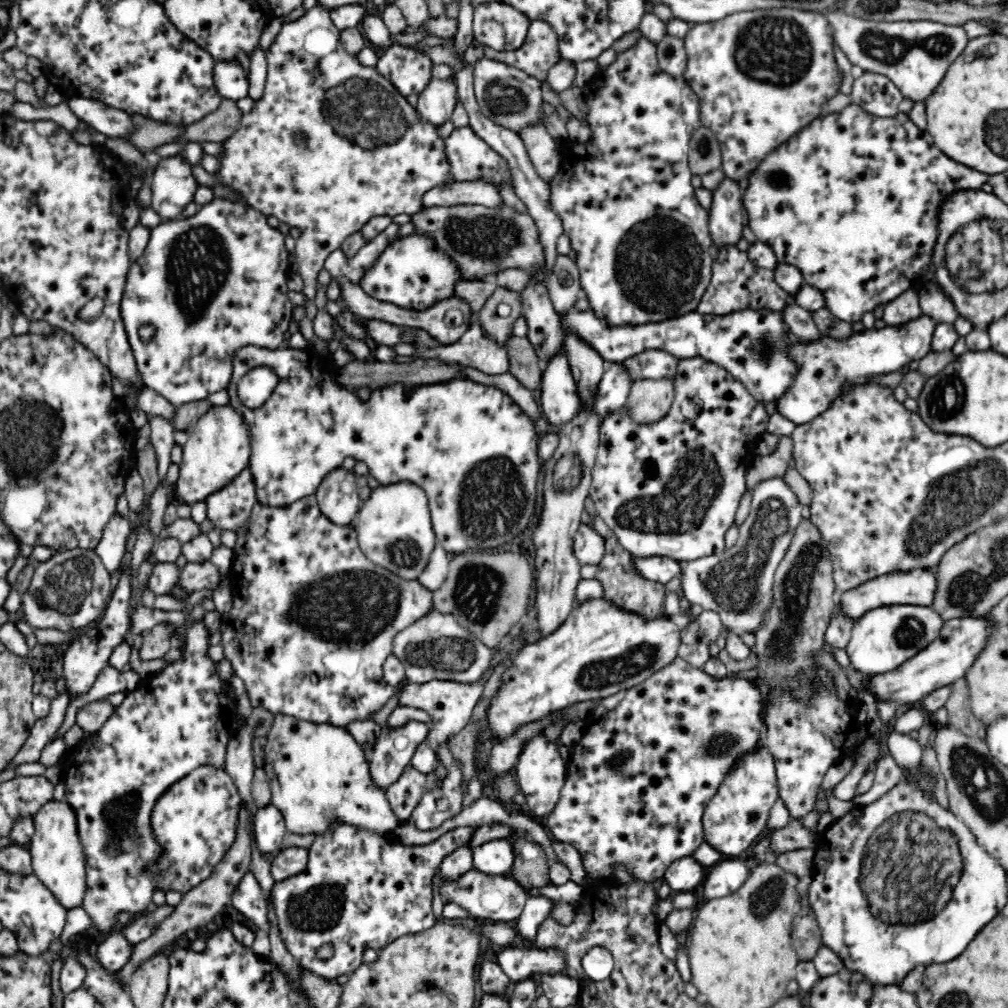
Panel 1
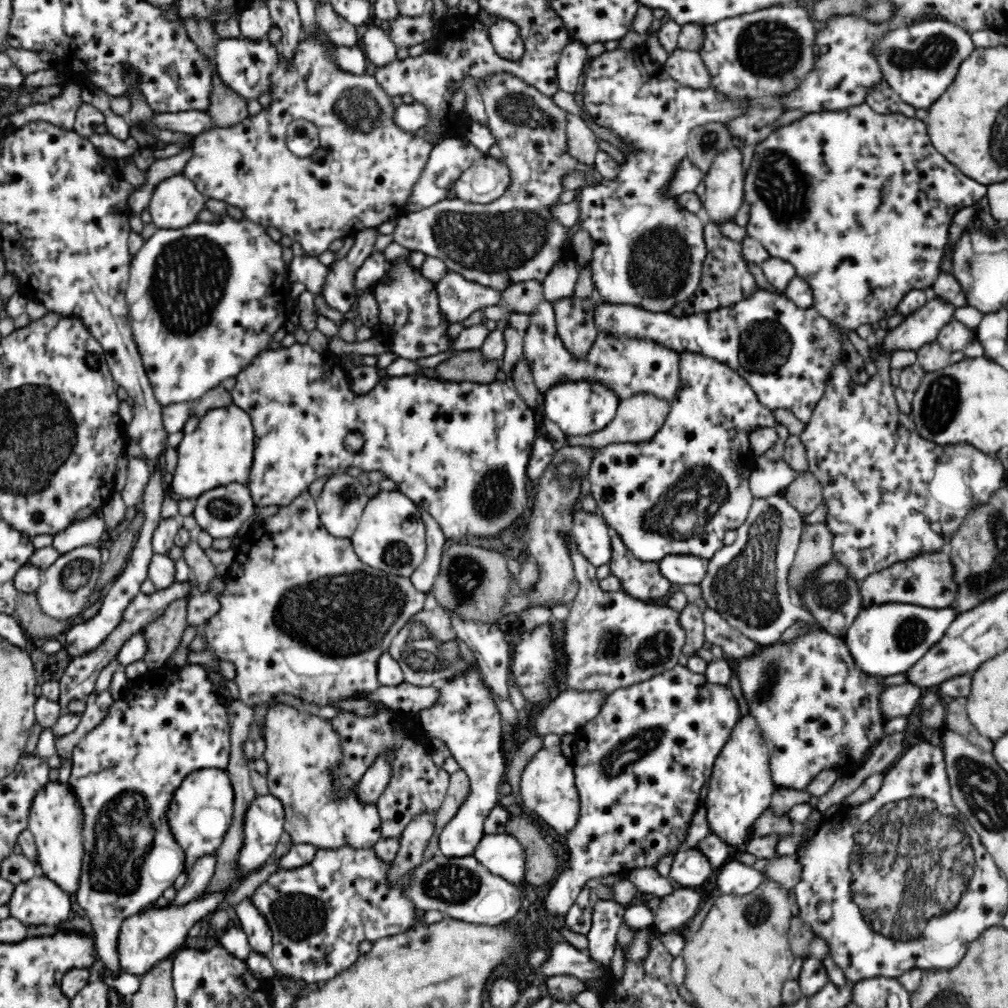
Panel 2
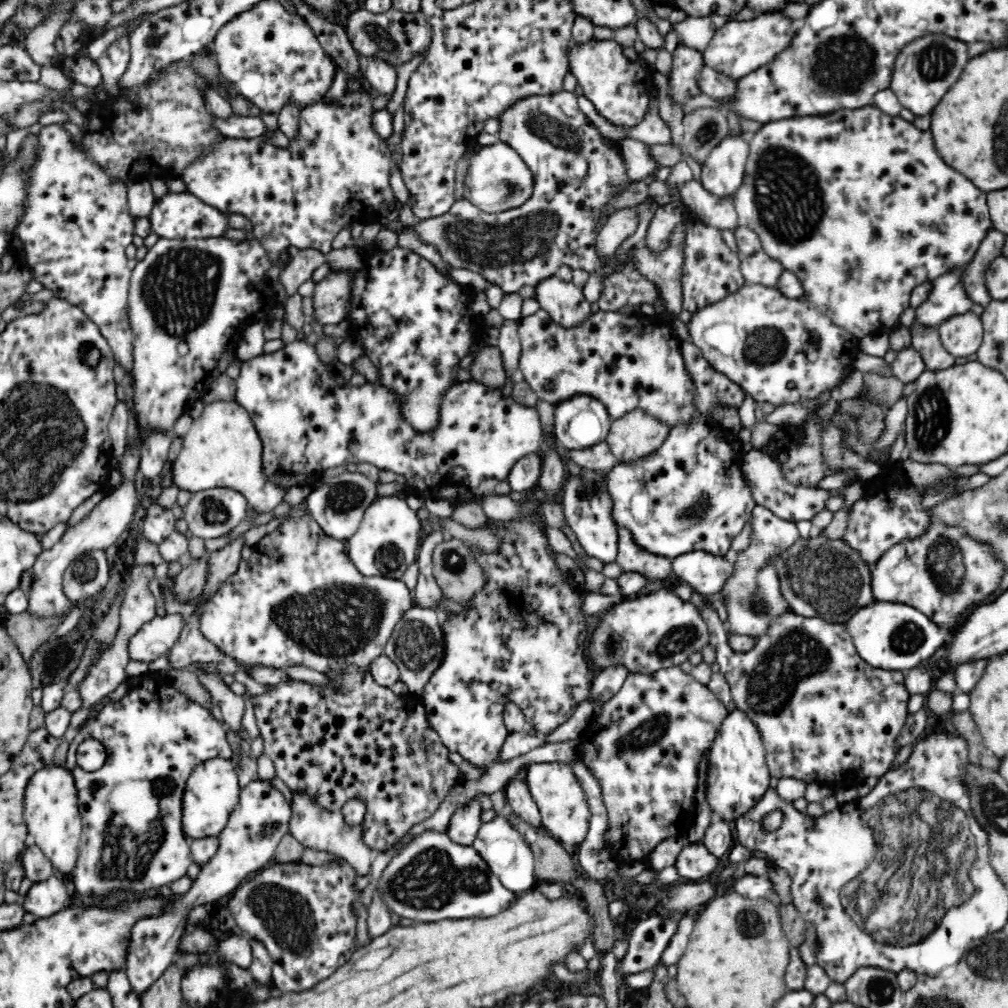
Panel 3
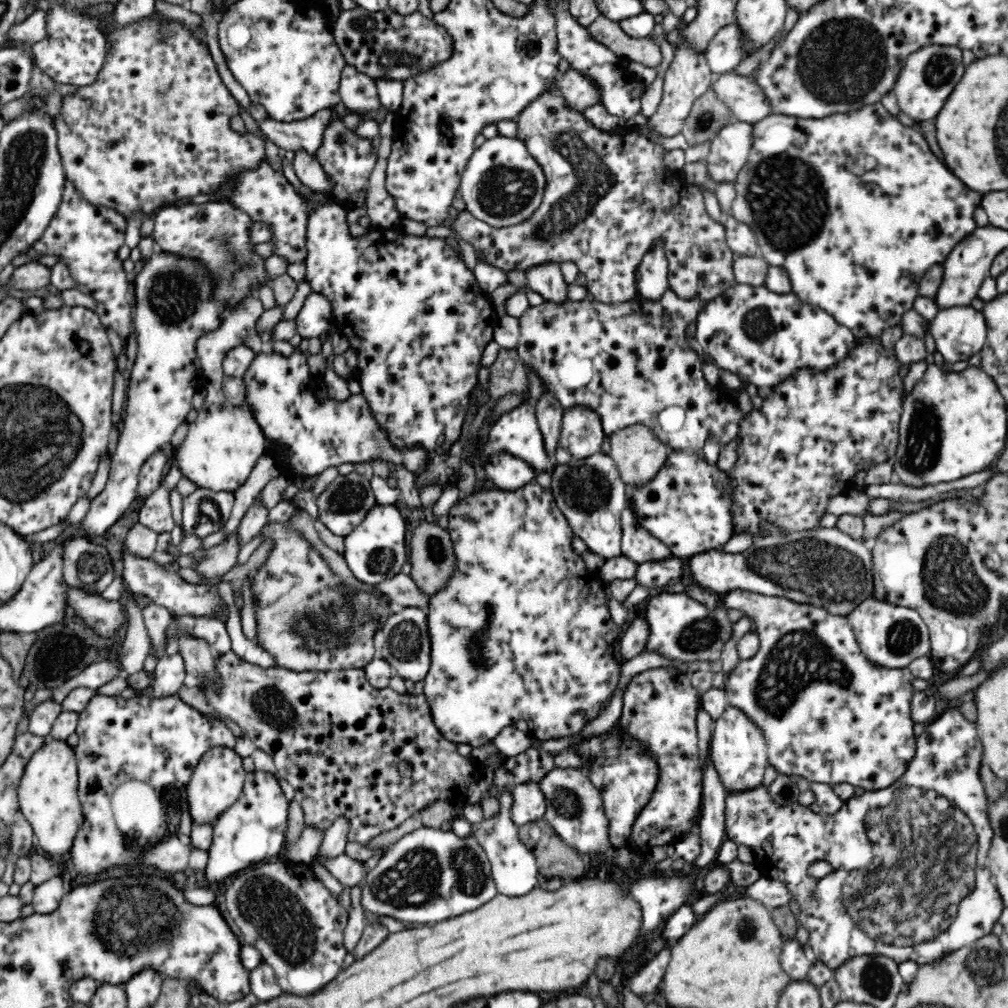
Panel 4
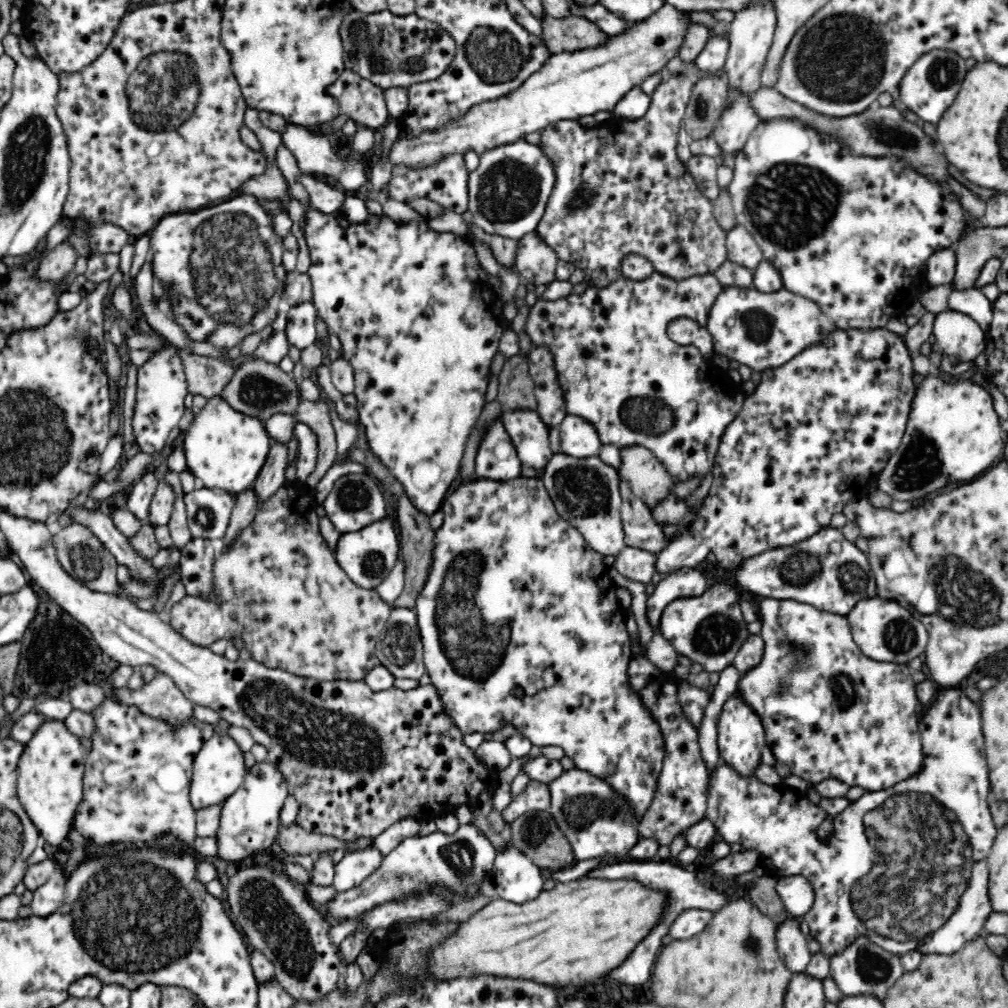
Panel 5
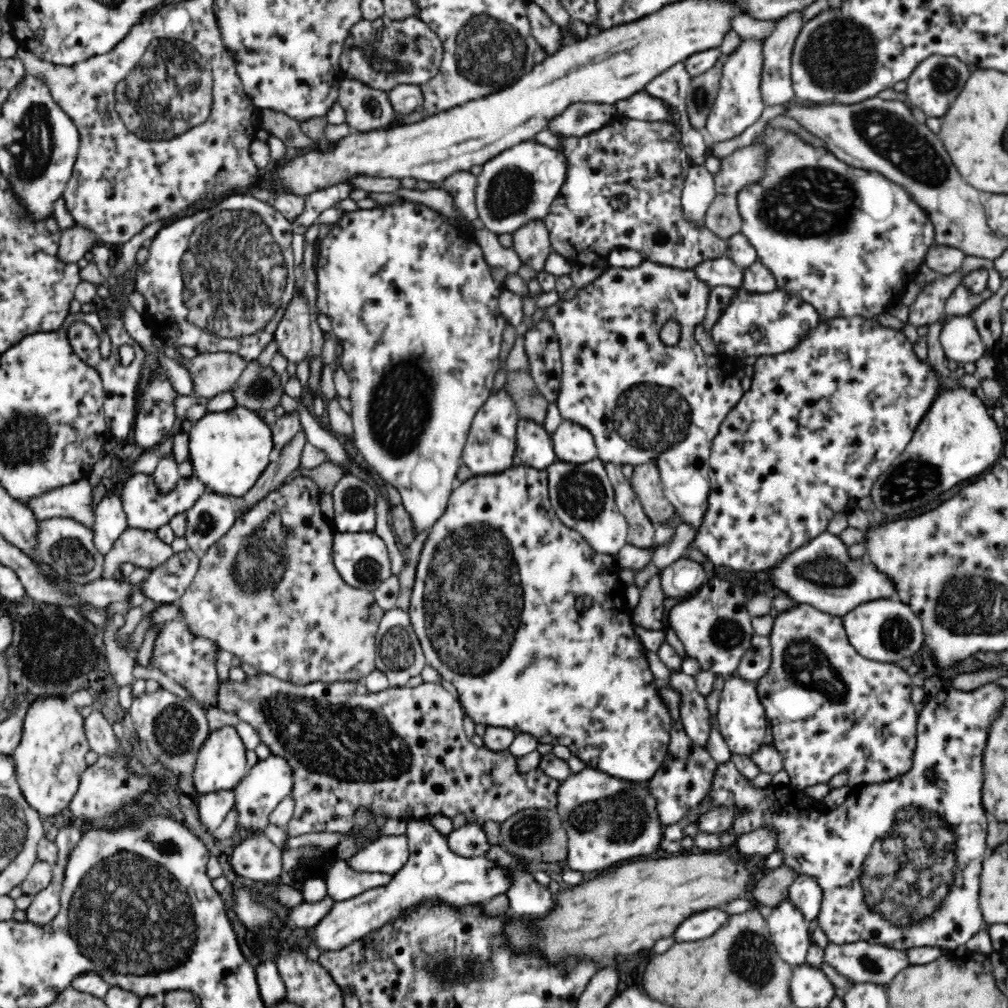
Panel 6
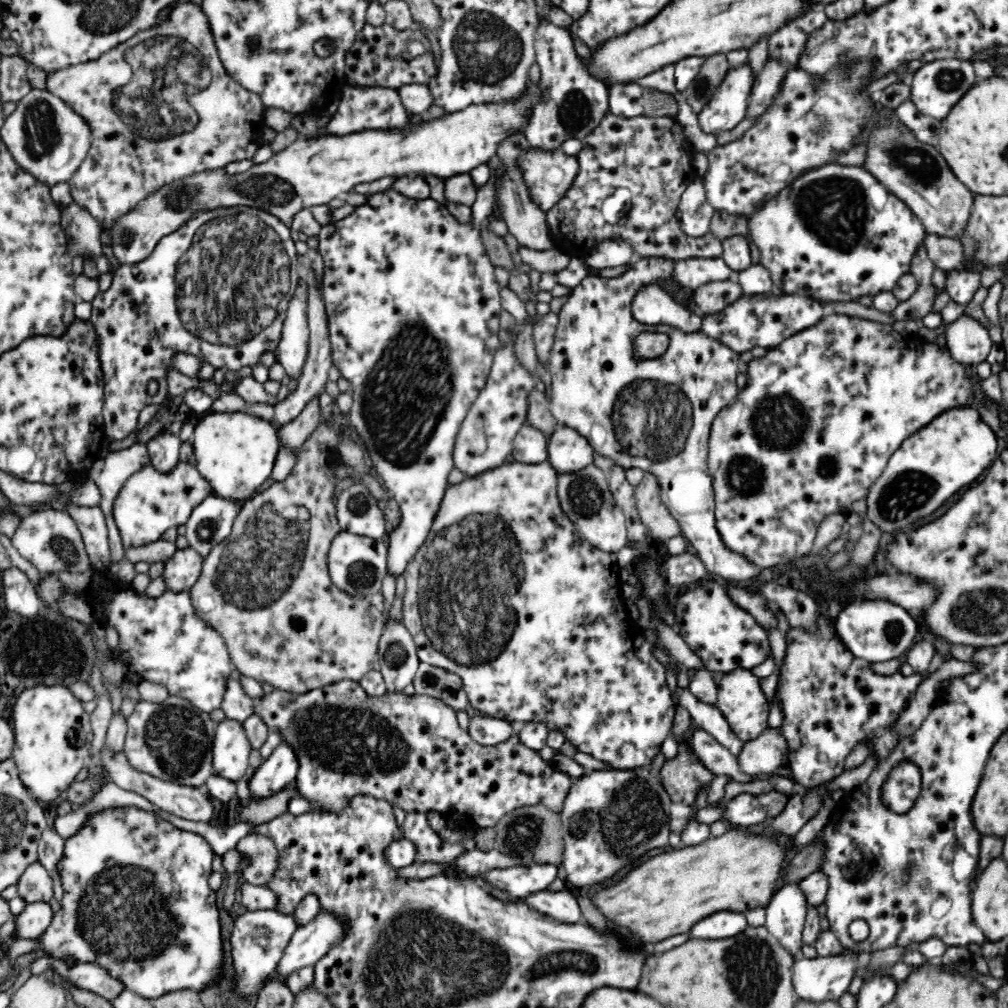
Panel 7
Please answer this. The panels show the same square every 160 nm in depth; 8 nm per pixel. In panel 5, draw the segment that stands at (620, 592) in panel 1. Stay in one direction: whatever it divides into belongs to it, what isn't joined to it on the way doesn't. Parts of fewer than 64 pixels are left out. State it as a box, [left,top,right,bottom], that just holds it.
[618,472,667,552]

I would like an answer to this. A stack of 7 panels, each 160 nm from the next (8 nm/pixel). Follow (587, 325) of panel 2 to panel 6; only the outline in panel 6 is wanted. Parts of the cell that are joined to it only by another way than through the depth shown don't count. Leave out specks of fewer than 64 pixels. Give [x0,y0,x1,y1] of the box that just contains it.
[512,218,553,273]

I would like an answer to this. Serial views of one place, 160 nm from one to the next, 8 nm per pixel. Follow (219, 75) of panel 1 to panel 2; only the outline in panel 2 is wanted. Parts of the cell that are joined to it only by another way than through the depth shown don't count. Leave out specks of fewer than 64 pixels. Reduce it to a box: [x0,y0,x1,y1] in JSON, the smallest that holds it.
[215,33,282,100]

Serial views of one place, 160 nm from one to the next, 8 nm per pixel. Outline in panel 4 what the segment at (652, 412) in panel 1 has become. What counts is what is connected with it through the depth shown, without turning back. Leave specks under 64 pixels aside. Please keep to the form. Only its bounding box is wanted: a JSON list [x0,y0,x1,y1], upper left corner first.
[607,425,671,489]

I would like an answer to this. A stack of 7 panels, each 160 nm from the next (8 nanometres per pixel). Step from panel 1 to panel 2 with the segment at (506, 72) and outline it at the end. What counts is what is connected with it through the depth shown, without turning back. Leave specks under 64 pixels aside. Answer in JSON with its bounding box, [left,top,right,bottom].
[392,73,597,292]

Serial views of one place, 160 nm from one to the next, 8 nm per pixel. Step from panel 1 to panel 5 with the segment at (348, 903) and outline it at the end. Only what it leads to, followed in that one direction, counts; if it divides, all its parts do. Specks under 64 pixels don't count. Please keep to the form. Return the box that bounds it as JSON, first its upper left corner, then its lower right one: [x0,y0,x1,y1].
[226,865,343,1003]

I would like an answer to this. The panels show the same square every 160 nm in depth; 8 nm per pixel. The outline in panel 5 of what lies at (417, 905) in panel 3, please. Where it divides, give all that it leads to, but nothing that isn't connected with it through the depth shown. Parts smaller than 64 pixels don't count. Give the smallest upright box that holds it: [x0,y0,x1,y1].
[319,822,497,918]

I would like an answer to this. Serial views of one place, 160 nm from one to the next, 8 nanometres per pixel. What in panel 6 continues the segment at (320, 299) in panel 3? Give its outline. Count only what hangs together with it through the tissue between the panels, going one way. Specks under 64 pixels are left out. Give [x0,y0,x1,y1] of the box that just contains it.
[274,291,312,365]

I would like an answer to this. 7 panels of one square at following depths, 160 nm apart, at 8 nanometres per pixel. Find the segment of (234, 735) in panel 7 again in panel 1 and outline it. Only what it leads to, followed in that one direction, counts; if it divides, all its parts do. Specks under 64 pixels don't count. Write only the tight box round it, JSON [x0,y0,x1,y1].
[151,766,241,894]

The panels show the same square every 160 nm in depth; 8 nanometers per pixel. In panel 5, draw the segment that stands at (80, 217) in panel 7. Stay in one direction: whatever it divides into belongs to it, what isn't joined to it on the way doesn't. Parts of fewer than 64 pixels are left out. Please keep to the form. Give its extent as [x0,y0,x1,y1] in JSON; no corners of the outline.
[38,239,77,280]

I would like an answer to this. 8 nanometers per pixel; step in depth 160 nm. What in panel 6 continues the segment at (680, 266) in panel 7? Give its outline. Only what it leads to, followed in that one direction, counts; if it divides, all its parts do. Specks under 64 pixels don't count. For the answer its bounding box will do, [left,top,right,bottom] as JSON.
[692,256,743,289]

